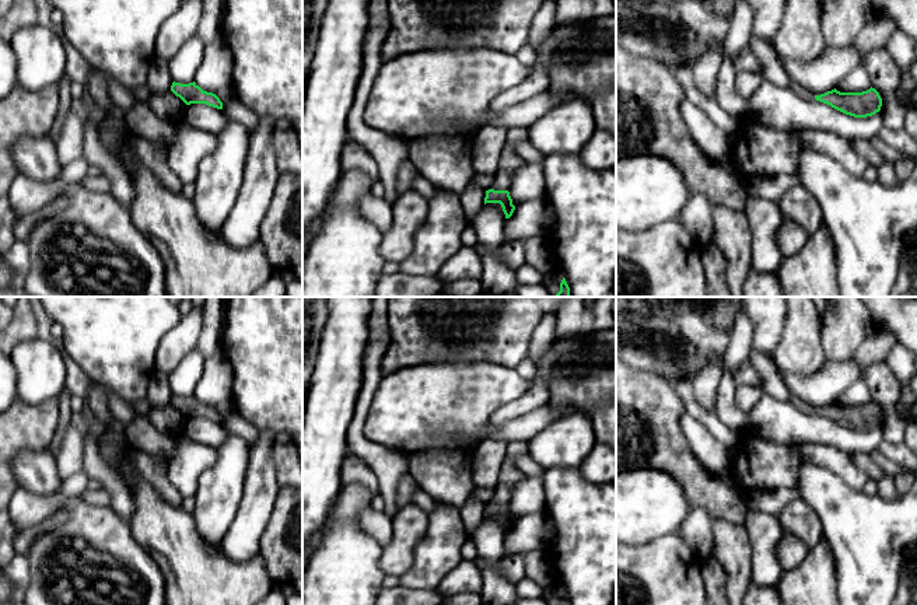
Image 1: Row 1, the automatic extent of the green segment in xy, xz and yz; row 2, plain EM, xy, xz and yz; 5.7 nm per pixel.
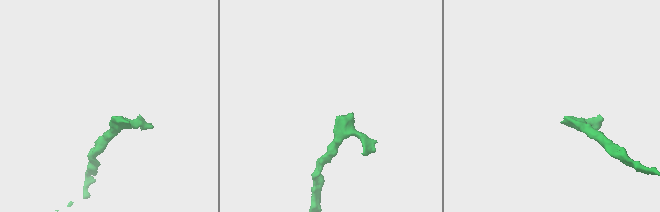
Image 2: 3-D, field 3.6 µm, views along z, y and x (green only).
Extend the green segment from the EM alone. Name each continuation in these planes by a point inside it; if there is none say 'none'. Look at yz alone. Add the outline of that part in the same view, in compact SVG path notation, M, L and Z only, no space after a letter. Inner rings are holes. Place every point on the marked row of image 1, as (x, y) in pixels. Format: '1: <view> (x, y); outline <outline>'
1: yz (794, 86); outline M790 78L788 88L792 90L797 95L805 99L815 99L815 94L799 85L795 80Z

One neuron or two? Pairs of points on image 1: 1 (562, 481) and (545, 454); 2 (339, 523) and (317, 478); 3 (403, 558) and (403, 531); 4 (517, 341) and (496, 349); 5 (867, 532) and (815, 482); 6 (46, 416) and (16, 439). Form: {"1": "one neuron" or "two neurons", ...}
{"1": "two neurons", "2": "two neurons", "3": "one neuron", "4": "one neuron", "5": "one neuron", "6": "one neuron"}

